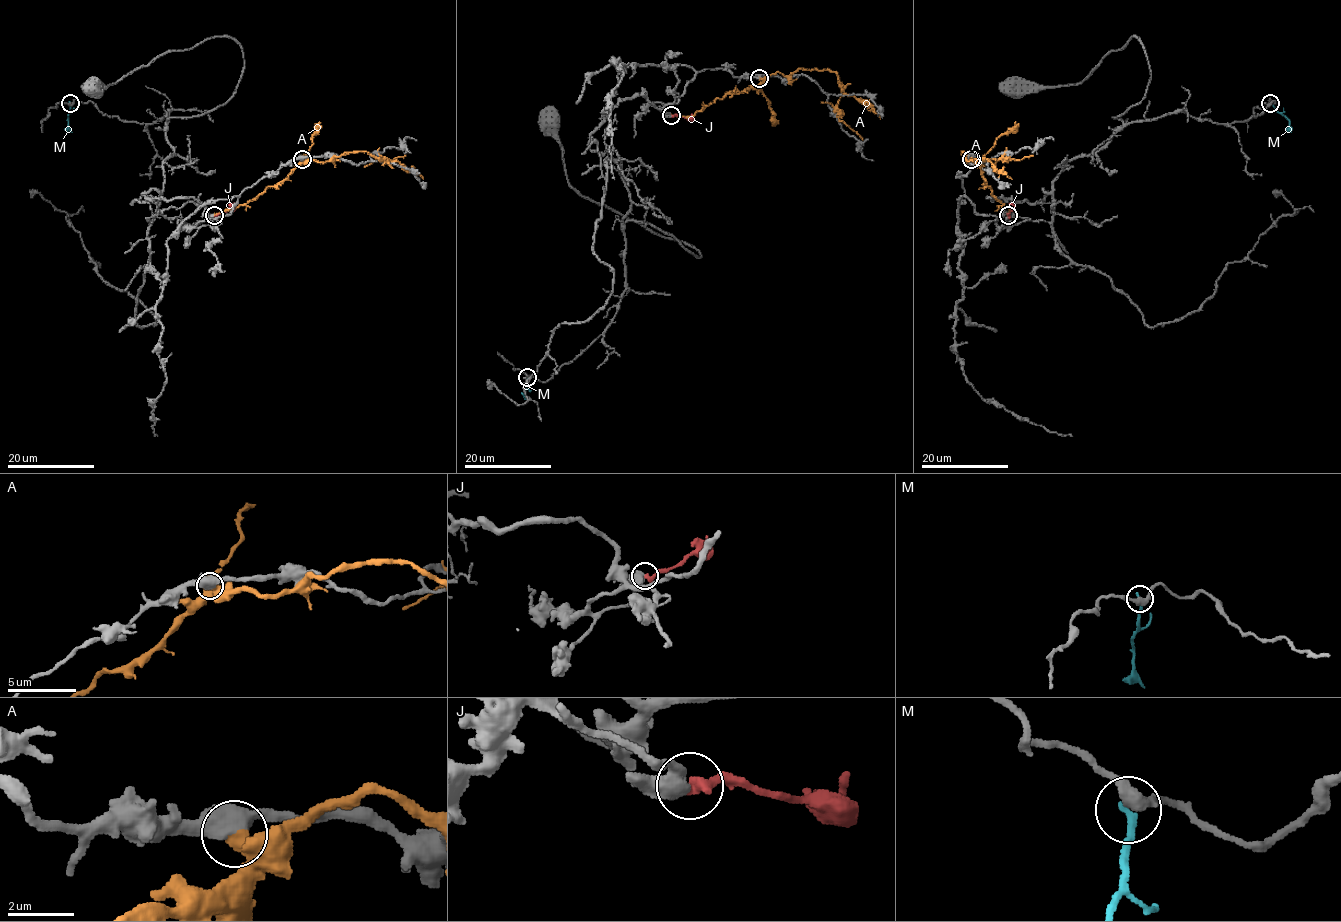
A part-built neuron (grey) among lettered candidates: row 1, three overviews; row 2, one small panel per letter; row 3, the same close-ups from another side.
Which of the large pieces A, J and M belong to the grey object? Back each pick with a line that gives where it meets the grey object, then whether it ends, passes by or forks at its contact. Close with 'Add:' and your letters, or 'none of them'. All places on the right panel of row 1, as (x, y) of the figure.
J: Touches grey at (1008, 215). It ends there
Add: J

